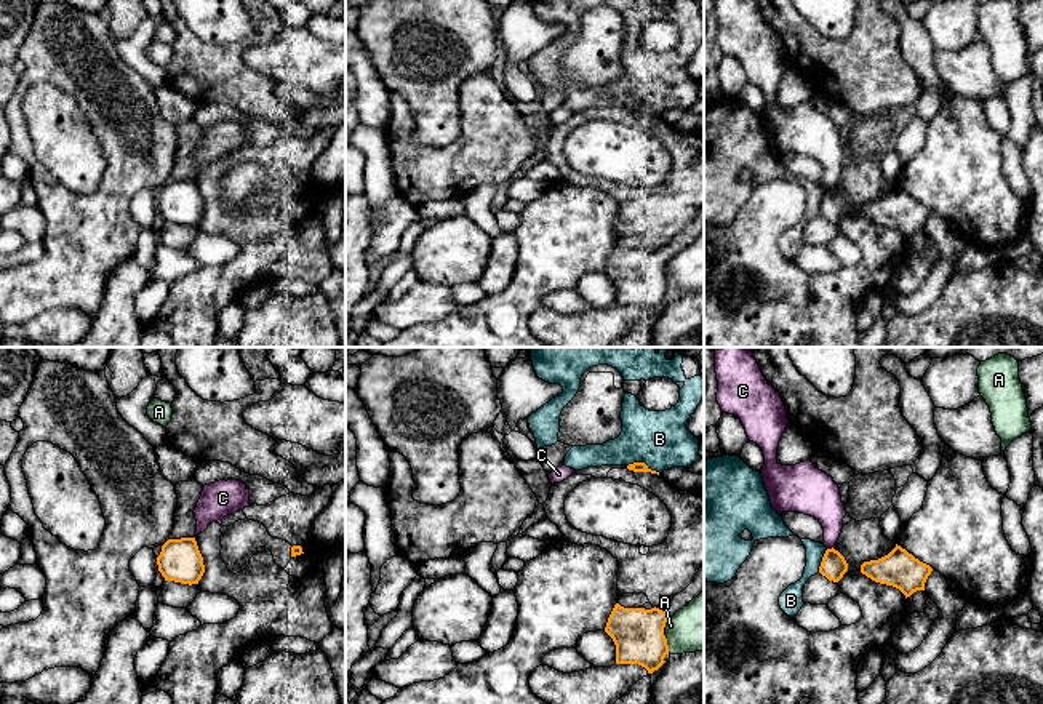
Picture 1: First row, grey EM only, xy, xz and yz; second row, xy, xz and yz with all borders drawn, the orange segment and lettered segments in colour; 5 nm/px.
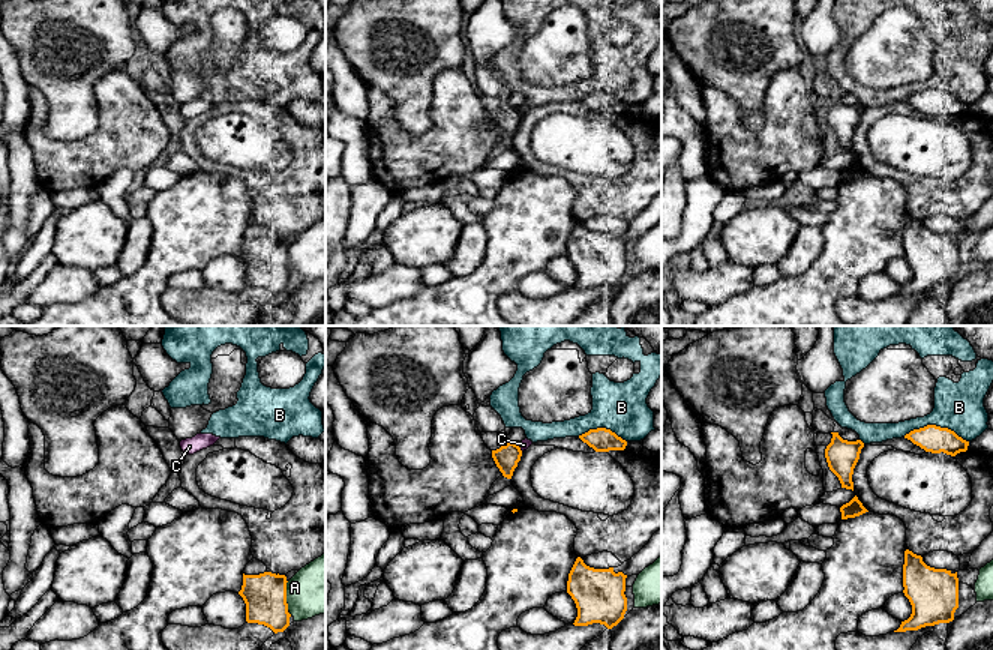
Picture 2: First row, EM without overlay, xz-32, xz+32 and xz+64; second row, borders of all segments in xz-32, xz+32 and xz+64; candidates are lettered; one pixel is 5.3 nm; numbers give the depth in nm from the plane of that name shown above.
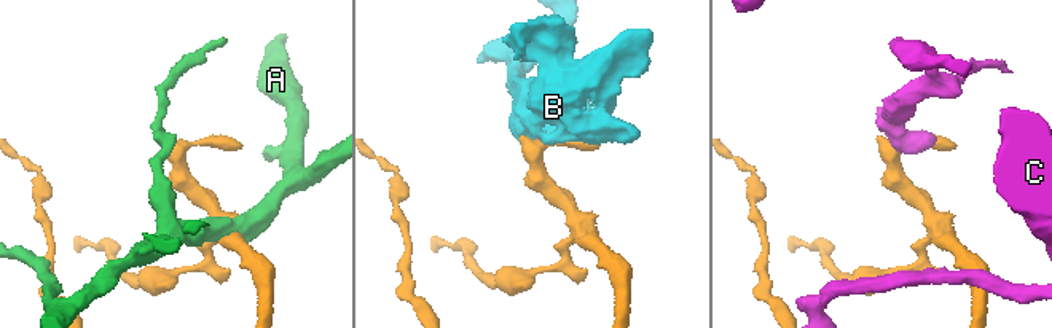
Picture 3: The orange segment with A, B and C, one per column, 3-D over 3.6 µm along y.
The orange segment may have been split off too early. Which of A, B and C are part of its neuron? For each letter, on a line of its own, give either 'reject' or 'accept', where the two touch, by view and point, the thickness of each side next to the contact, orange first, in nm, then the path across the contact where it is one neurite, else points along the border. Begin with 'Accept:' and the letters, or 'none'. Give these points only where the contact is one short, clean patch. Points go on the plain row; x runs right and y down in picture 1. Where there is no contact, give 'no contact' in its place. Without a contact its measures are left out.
Accept: none
A: reject; contact xz (666, 285); calibres 260 and 260 nm
B: reject; contact xz (643, 104); calibres 50 and 280 nm
C: reject; contact yz (829, 191); calibres 130 and 190 nm; border yz (832, 188), (827, 191)

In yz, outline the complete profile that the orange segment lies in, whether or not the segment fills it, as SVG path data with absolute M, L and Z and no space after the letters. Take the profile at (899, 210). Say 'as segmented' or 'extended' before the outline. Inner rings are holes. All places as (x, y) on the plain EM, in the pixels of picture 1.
as segmented; M897 186L888 197L861 206L862 216L875 224L899 230L905 240L917 232L925 232L931 213L929 206L920 203Z

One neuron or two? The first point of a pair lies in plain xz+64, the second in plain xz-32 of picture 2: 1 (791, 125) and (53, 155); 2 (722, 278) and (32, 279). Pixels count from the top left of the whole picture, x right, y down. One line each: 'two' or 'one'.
1: one
2: two

